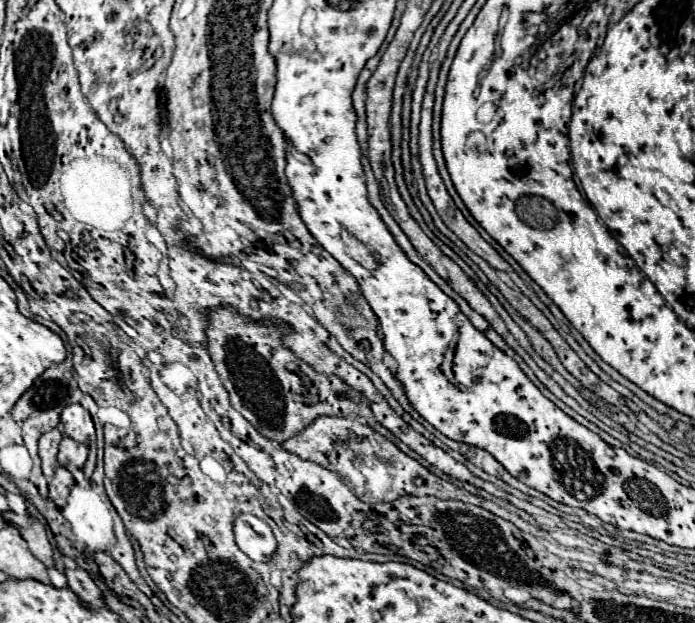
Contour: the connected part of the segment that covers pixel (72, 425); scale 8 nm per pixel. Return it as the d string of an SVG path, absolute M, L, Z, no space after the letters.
M72 403L68 407L64 407L62 415L60 415L60 421L64 423L66 427L66 435L80 441L80 443L90 443L92 439L96 439L96 433L94 433L94 423L90 419L90 413L78 405L78 403Z

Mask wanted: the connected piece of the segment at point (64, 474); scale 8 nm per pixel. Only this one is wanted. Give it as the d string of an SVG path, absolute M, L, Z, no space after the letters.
M58 467L56 469L56 475L54 475L54 479L52 479L52 483L50 483L50 499L58 505L58 507L64 507L66 505L66 497L68 497L68 493L70 493L70 489L74 487L74 477L72 477L72 473L68 471L68 469L64 469L64 467Z

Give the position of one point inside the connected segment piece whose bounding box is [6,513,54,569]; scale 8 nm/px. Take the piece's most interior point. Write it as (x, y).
(33, 531)

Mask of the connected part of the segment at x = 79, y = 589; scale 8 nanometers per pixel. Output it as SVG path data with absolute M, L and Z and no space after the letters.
M66 569L66 577L68 577L68 587L78 595L78 599L90 607L90 605L102 605L104 603L104 595L100 591L100 587L96 587L96 583L92 581L92 577L84 571L84 569Z

